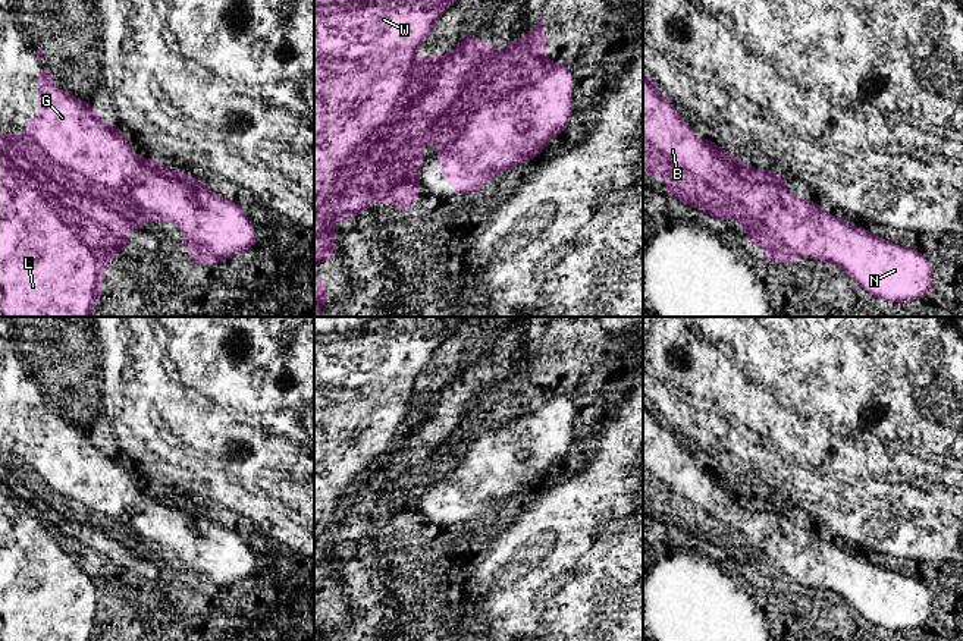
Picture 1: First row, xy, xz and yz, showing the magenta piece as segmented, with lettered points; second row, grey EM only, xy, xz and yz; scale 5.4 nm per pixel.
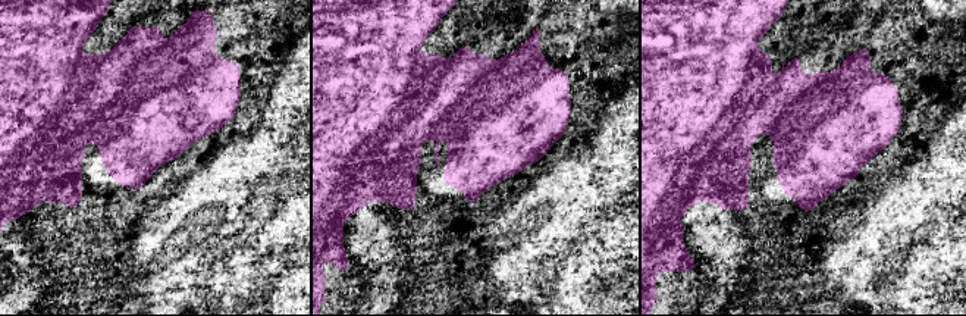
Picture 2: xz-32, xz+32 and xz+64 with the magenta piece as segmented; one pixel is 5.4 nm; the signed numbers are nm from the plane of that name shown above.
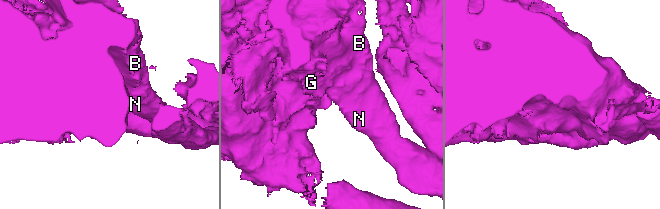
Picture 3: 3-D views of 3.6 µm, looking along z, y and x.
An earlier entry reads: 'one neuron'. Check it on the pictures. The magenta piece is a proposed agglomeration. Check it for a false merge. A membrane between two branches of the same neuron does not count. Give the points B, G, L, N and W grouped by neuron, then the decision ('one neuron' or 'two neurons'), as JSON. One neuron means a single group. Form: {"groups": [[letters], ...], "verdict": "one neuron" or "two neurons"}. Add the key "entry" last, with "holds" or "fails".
{"groups": [["B", "G", "L", "W"], ["N"]], "verdict": "two neurons", "entry": "fails"}

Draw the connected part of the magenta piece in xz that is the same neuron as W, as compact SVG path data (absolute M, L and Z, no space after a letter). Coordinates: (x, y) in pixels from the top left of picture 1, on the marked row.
M314 0L314 268L321 261L329 261L338 257L336 243L338 235L333 233L333 227L339 223L348 223L351 217L357 217L363 211L366 211L373 201L383 205L385 202L390 202L392 205L404 210L413 211L414 201L420 194L420 170L423 167L423 147L433 145L437 150L437 169L443 173L443 180L449 183L459 194L465 194L473 189L473 163L474 161L505 161L508 158L508 153L512 150L520 139L530 139L530 122L534 119L534 98L536 97L573 97L573 72L564 67L562 62L550 62L546 57L545 47L549 41L548 34L543 31L543 16L540 15L539 22L528 29L528 32L517 38L511 43L505 50L495 51L489 41L480 41L476 35L465 35L462 43L452 48L445 56L417 56L415 50L430 37L435 25L439 22L442 15L446 12L449 6L452 6L458 0Z

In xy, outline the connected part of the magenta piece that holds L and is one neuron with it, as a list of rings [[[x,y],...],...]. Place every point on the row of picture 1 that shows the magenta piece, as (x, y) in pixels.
[[[44,67],[38,70],[38,114],[26,119],[26,133],[0,133],[0,317],[91,317],[92,308],[103,298],[103,274],[107,264],[116,258],[123,246],[131,245],[128,233],[142,230],[145,220],[157,223],[175,223],[182,230],[183,246],[191,254],[192,264],[220,264],[225,260],[207,251],[195,238],[189,214],[198,210],[203,201],[204,180],[166,167],[157,158],[138,158],[123,133],[113,123],[91,107],[87,100],[76,100],[70,91],[59,88],[51,76],[51,70]]]

